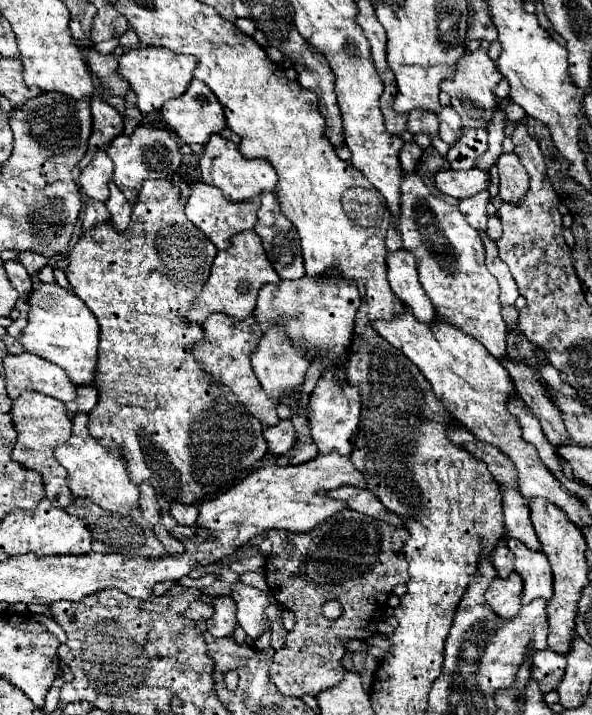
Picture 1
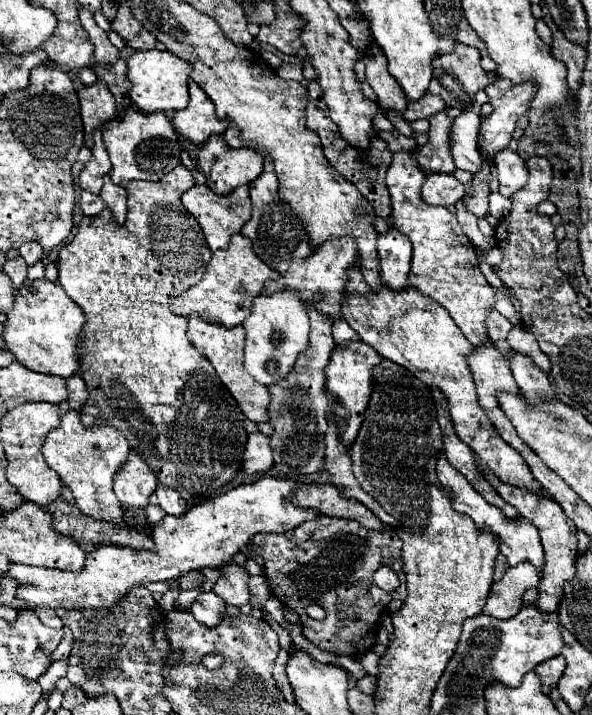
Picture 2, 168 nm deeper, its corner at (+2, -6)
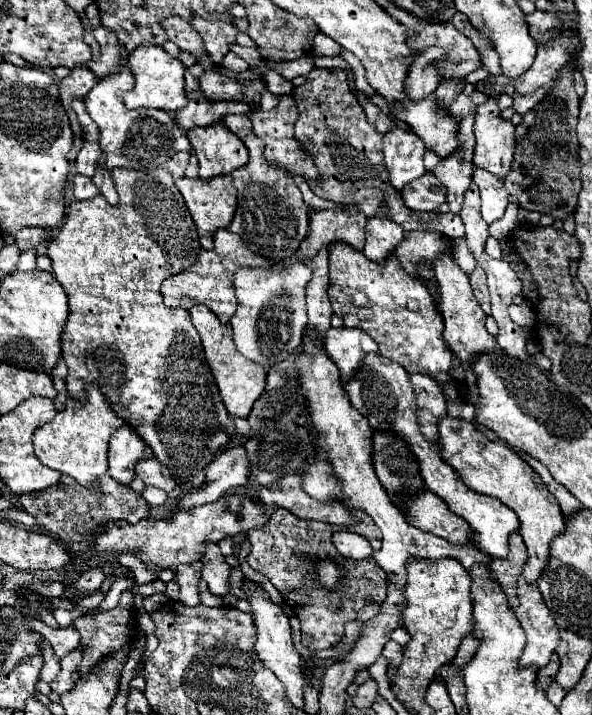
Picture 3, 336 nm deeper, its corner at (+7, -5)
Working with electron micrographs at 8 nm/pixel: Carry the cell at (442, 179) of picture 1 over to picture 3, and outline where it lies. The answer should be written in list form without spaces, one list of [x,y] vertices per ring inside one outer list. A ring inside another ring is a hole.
[[[427,172],[421,178],[409,182],[401,190],[401,198],[413,212],[433,212],[445,202],[445,186],[441,186],[441,182],[431,172]]]

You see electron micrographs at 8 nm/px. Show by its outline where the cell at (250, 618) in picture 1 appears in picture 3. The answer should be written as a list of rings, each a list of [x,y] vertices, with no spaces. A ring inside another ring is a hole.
[[[209,542],[209,546],[201,554],[201,562],[203,562],[201,578],[207,582],[209,592],[215,596],[225,596],[229,592],[231,566],[225,562],[219,546]]]

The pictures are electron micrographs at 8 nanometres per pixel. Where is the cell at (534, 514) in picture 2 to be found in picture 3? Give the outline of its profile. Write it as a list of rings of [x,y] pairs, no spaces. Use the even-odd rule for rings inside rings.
[[[443,416],[437,424],[439,428],[439,456],[455,468],[459,478],[475,492],[489,494],[499,498],[505,506],[509,506],[517,518],[519,518],[519,536],[523,538],[527,546],[527,562],[523,568],[523,576],[529,582],[537,582],[537,574],[541,568],[545,568],[545,562],[549,560],[549,542],[561,530],[565,530],[565,518],[563,512],[553,498],[553,494],[547,490],[539,474],[525,462],[521,456],[511,450],[507,444],[491,442],[485,438],[481,430],[475,428],[469,420]]]

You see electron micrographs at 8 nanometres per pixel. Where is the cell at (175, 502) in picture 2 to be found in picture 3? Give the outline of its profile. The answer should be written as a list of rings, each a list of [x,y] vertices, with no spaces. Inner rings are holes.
[[[147,458],[135,464],[135,474],[147,484],[147,486],[157,486],[169,494],[169,500],[177,500],[181,496],[181,488],[175,482],[173,474],[165,464],[161,464],[157,458]]]

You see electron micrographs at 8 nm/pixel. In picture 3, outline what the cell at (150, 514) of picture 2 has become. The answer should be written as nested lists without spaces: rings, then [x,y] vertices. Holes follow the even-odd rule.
[[[147,486],[141,496],[143,496],[151,506],[161,506],[161,504],[165,504],[165,500],[167,500],[167,492],[161,490],[161,488],[155,488],[155,486]]]

